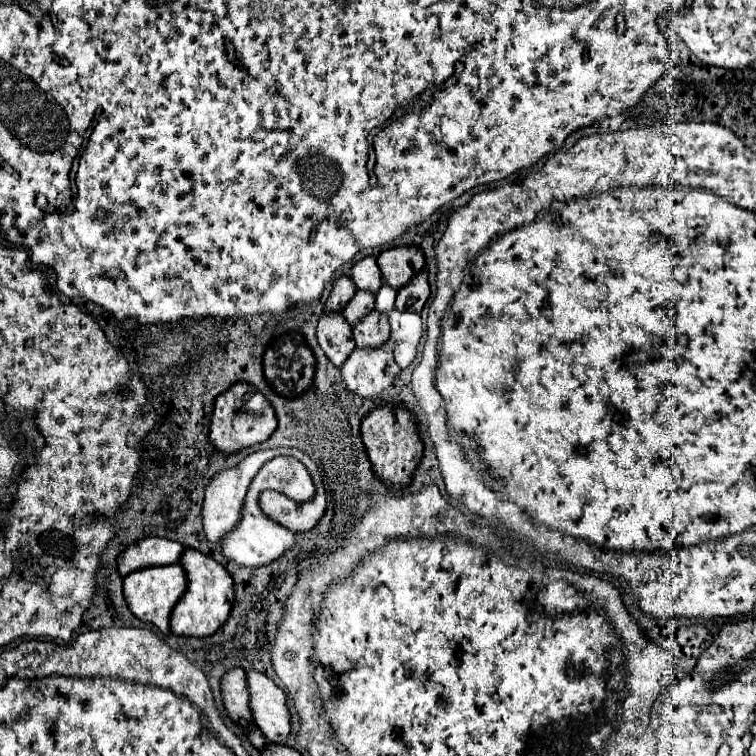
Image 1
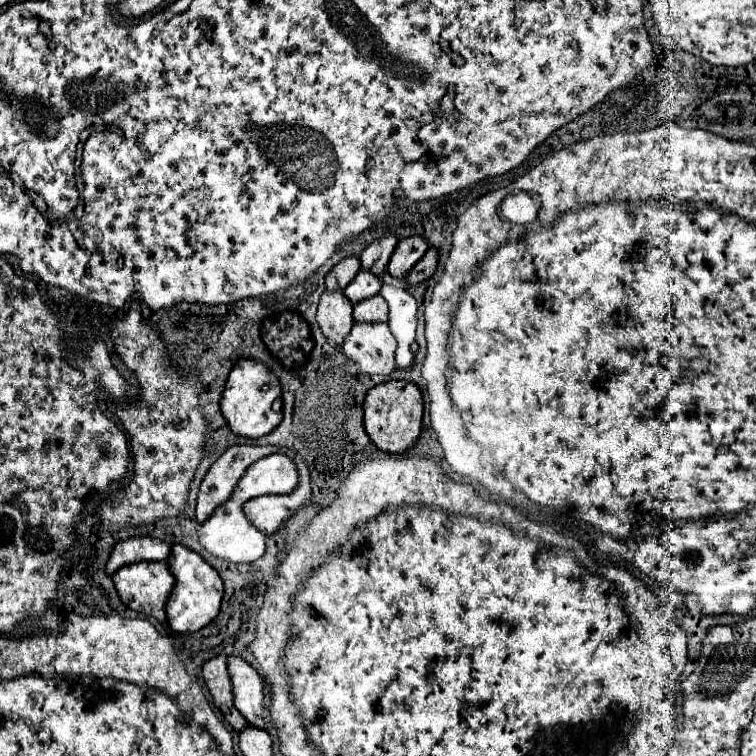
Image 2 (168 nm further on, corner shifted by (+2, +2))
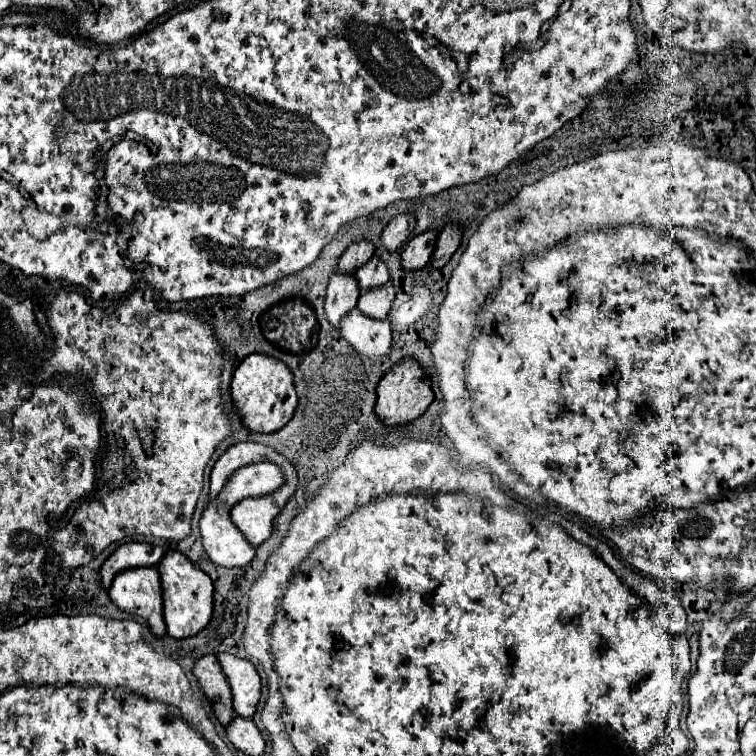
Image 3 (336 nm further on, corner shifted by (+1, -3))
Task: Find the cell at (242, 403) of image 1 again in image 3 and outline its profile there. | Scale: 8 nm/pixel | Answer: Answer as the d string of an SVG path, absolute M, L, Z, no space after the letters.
M250 354L234 372L232 378L232 398L242 414L246 428L254 432L276 432L286 422L290 422L296 406L298 396L294 390L294 376L290 368L266 354Z

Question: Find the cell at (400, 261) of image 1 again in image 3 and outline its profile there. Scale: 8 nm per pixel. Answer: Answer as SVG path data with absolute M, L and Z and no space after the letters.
M426 230L418 236L414 236L406 248L402 250L402 266L406 270L418 270L418 268L424 268L430 258L432 258L432 252L436 248L436 240L438 240L438 232L436 230Z

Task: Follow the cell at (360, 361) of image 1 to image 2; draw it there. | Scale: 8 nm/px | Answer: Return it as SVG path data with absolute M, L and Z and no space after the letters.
M387 323L353 325L343 343L343 355L365 375L391 375L397 367L395 349L397 341Z

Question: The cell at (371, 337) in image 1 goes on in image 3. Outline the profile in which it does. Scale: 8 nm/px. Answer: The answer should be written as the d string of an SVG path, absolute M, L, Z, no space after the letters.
M386 282L384 286L364 290L360 294L358 308L370 318L384 320L388 316L388 312L390 312L392 302L394 302L394 286L392 286L392 282Z

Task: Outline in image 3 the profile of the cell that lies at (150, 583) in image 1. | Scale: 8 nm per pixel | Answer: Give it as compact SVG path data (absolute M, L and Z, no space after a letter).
M154 566L124 570L114 578L108 596L120 610L144 618L150 624L152 634L156 636L166 634L160 574Z

